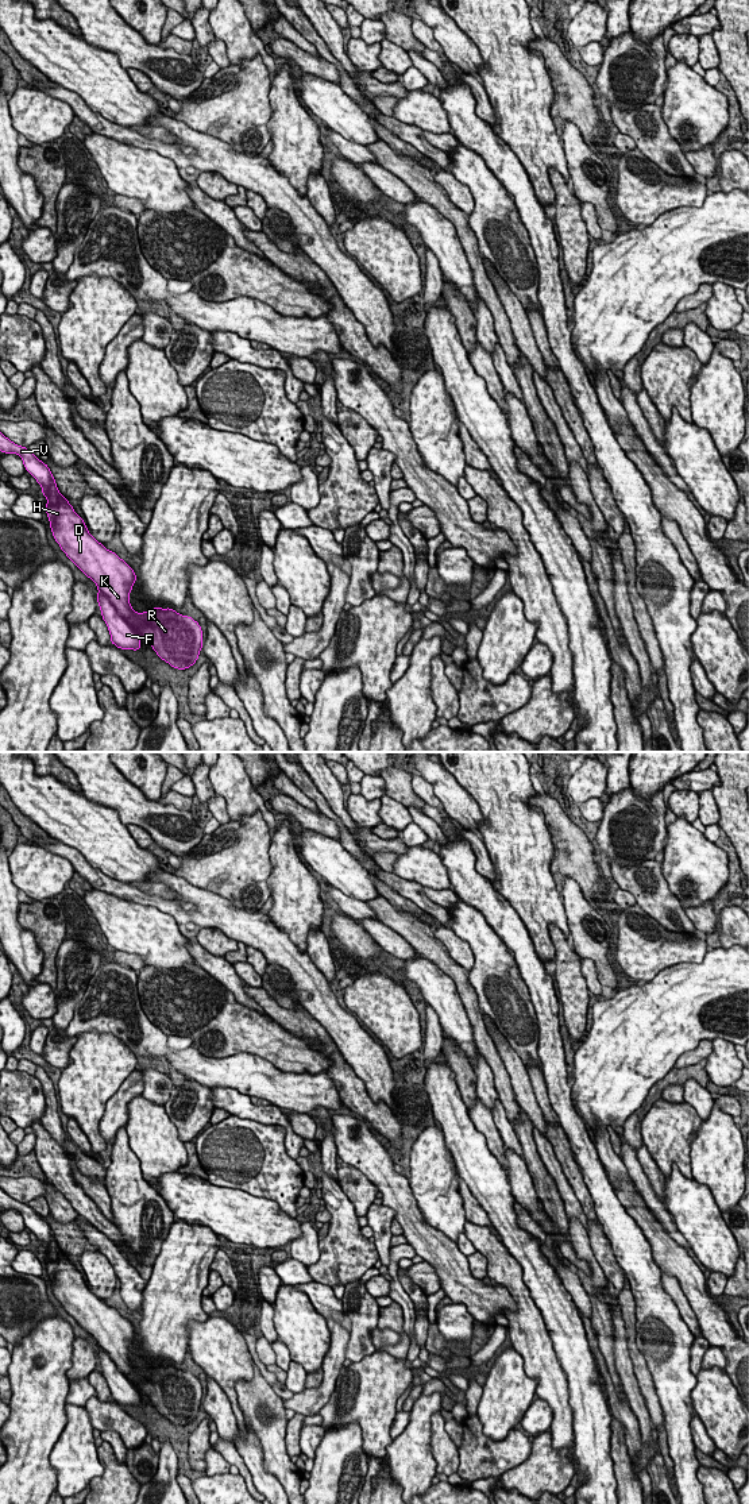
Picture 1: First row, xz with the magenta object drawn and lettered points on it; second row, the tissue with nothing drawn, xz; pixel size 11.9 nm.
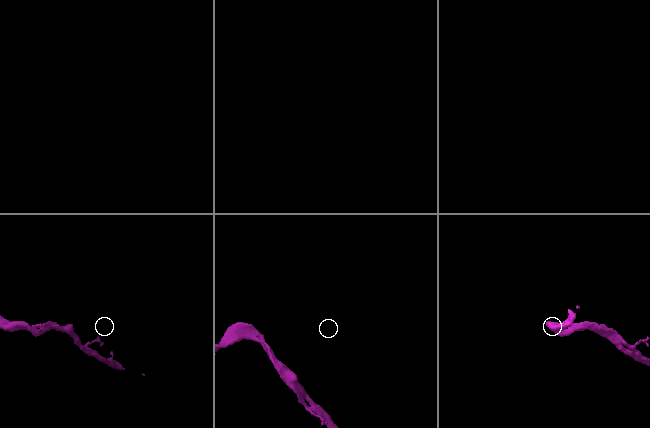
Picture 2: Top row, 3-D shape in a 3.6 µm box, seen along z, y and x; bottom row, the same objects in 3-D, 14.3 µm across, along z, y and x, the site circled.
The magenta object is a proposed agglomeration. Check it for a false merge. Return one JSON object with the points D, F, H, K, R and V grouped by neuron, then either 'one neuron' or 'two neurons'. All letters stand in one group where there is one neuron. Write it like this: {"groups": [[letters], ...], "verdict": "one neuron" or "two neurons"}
{"groups": [["D", "F", "H", "K", "R", "V"]], "verdict": "one neuron"}

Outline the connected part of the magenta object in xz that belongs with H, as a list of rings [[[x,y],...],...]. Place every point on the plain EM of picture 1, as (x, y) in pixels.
[[[1,1188],[0,1207],[19,1211],[26,1227],[40,1241],[42,1250],[47,1254],[45,1262],[54,1296],[99,1345],[97,1358],[111,1391],[111,1400],[120,1405],[139,1407],[143,1393],[171,1423],[186,1426],[193,1422],[202,1405],[200,1380],[170,1364],[135,1368],[130,1360],[130,1349],[136,1330],[117,1310],[107,1306],[89,1289],[84,1274],[58,1247],[49,1222]]]

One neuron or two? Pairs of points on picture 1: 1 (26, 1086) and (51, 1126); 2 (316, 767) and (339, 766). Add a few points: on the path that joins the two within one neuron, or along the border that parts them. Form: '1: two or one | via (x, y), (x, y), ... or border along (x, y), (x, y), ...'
1: two | border along (41, 1082), (45, 1113), (30, 1125)
2: two | border along (327, 766), (340, 785)

